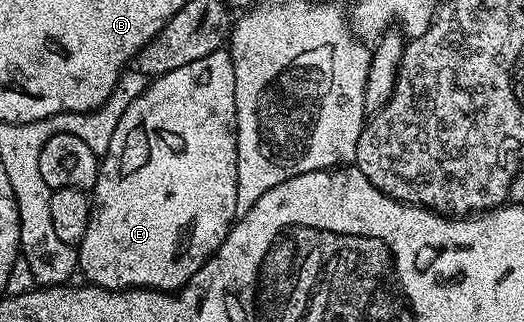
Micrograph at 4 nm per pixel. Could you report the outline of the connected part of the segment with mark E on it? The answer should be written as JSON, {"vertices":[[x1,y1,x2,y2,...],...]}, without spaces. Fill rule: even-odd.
{"vertices":[[227,48,215,49,210,55,202,55,202,59,194,59,194,63,186,63,186,67,178,67,166,75,149,80,148,86,126,107,126,115,122,115,118,128,114,130,114,139,110,139,110,147,102,155,100,173,96,176,96,185,90,191,94,202,90,211,90,223,86,223,86,235,78,246,78,269,83,280,90,285,103,289,162,289,175,291,186,284,218,251,218,247,226,239,238,214,238,147,236,146,236,104,234,103,234,63,232,54]]}

